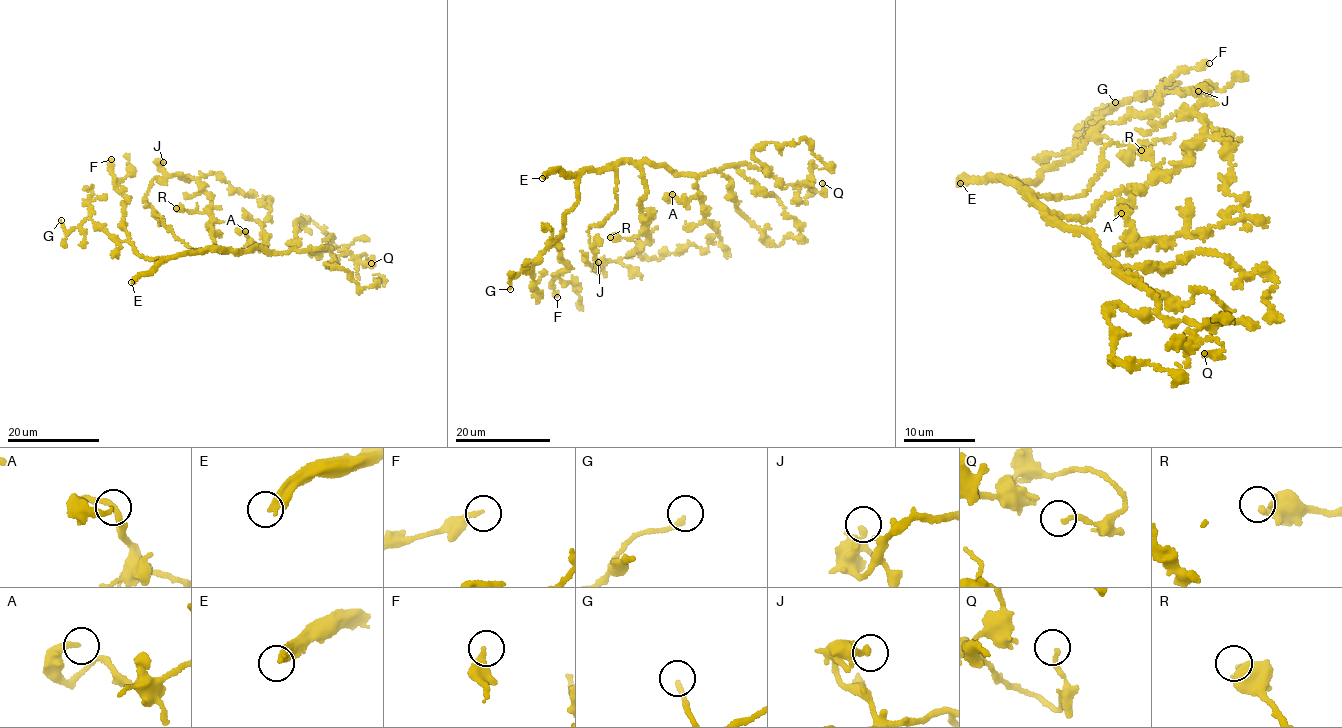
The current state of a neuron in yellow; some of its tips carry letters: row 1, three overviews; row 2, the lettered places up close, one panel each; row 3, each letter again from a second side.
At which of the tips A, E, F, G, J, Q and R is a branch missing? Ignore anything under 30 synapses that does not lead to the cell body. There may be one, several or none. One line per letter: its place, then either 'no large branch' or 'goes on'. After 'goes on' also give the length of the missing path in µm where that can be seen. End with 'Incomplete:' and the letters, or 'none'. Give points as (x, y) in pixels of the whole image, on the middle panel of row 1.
A: place (672, 194); no large branch
E: place (542, 178); goes on; missing 200 µm
F: place (557, 297); no large branch
G: place (510, 289); no large branch
J: place (598, 262); no large branch
Q: place (822, 183); no large branch
R: place (610, 237); no large branch
Incomplete: E

